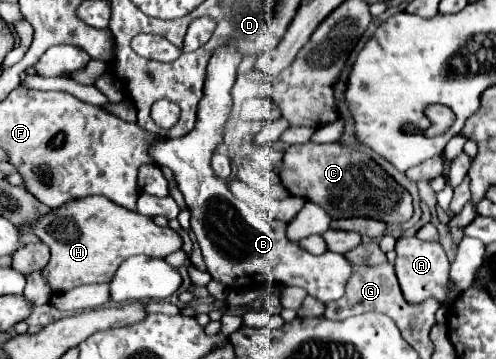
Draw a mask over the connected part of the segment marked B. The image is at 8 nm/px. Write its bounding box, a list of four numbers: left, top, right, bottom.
[148,46,352,304]

